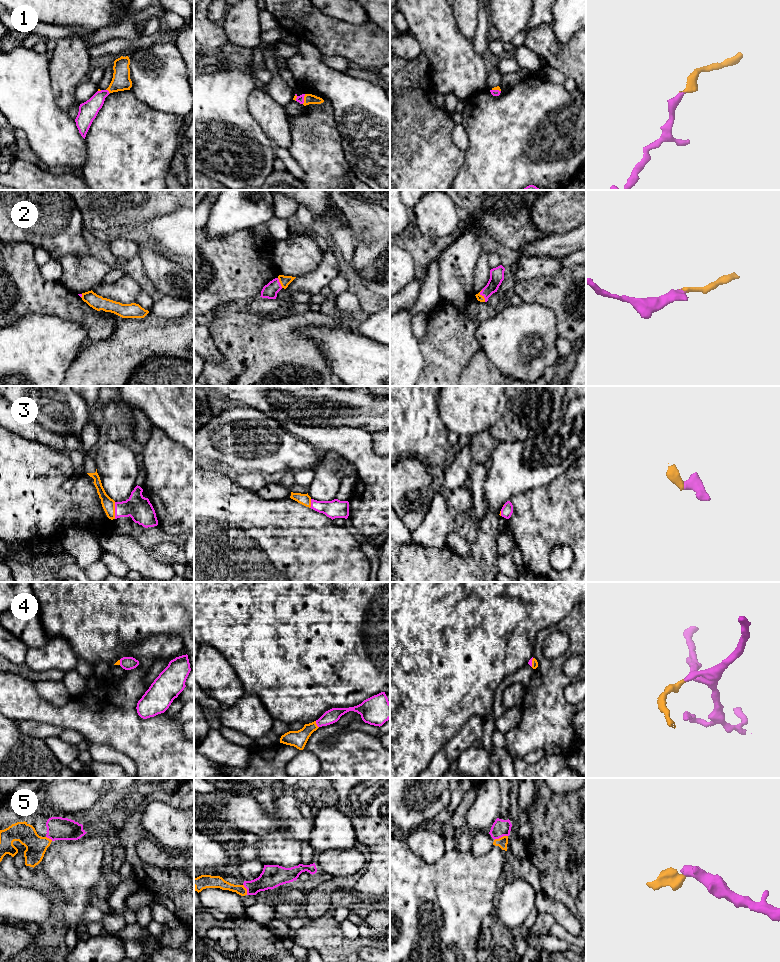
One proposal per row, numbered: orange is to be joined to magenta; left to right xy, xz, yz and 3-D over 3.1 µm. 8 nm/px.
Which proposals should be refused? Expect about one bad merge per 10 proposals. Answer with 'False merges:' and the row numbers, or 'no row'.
False merges: no row

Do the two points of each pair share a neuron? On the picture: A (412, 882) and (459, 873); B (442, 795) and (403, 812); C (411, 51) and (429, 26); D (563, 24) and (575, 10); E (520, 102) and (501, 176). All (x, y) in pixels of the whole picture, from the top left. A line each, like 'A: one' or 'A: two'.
A: one
B: one
C: two
D: one
E: one

